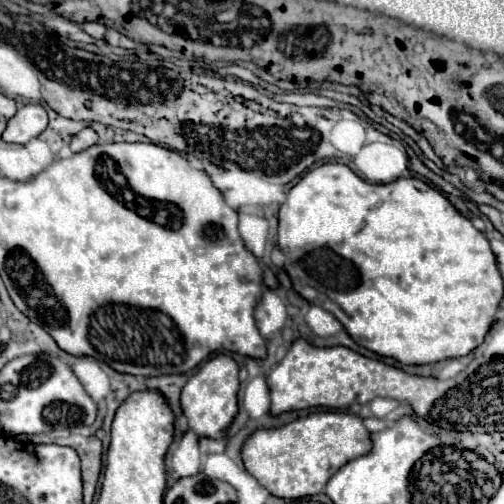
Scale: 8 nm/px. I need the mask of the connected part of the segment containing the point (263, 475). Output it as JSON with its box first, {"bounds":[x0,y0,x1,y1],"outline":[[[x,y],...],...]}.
{"bounds":[241,411,369,499],"outline":[[[313,411],[283,427],[253,431],[241,447],[241,459],[245,471],[271,495],[301,499],[323,493],[329,477],[341,465],[369,453],[369,449],[369,431],[363,427],[361,417],[339,411]]]}

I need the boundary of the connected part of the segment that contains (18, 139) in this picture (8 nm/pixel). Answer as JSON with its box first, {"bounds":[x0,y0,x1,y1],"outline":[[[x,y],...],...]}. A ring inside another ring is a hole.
{"bounds":[3,103,47,145],"outline":[[[39,103],[21,105],[15,117],[7,123],[7,129],[3,133],[3,141],[25,145],[37,135],[41,135],[47,127],[47,111]]]}

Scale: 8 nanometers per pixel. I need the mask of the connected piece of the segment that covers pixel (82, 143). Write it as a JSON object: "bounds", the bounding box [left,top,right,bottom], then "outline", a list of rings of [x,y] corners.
{"bounds":[71,127,99,153],"outline":[[[85,127],[83,131],[79,131],[79,133],[73,137],[73,141],[71,141],[71,151],[73,151],[73,153],[79,153],[79,151],[83,151],[83,149],[95,145],[95,143],[99,143],[99,135],[97,135],[91,127]]]}

